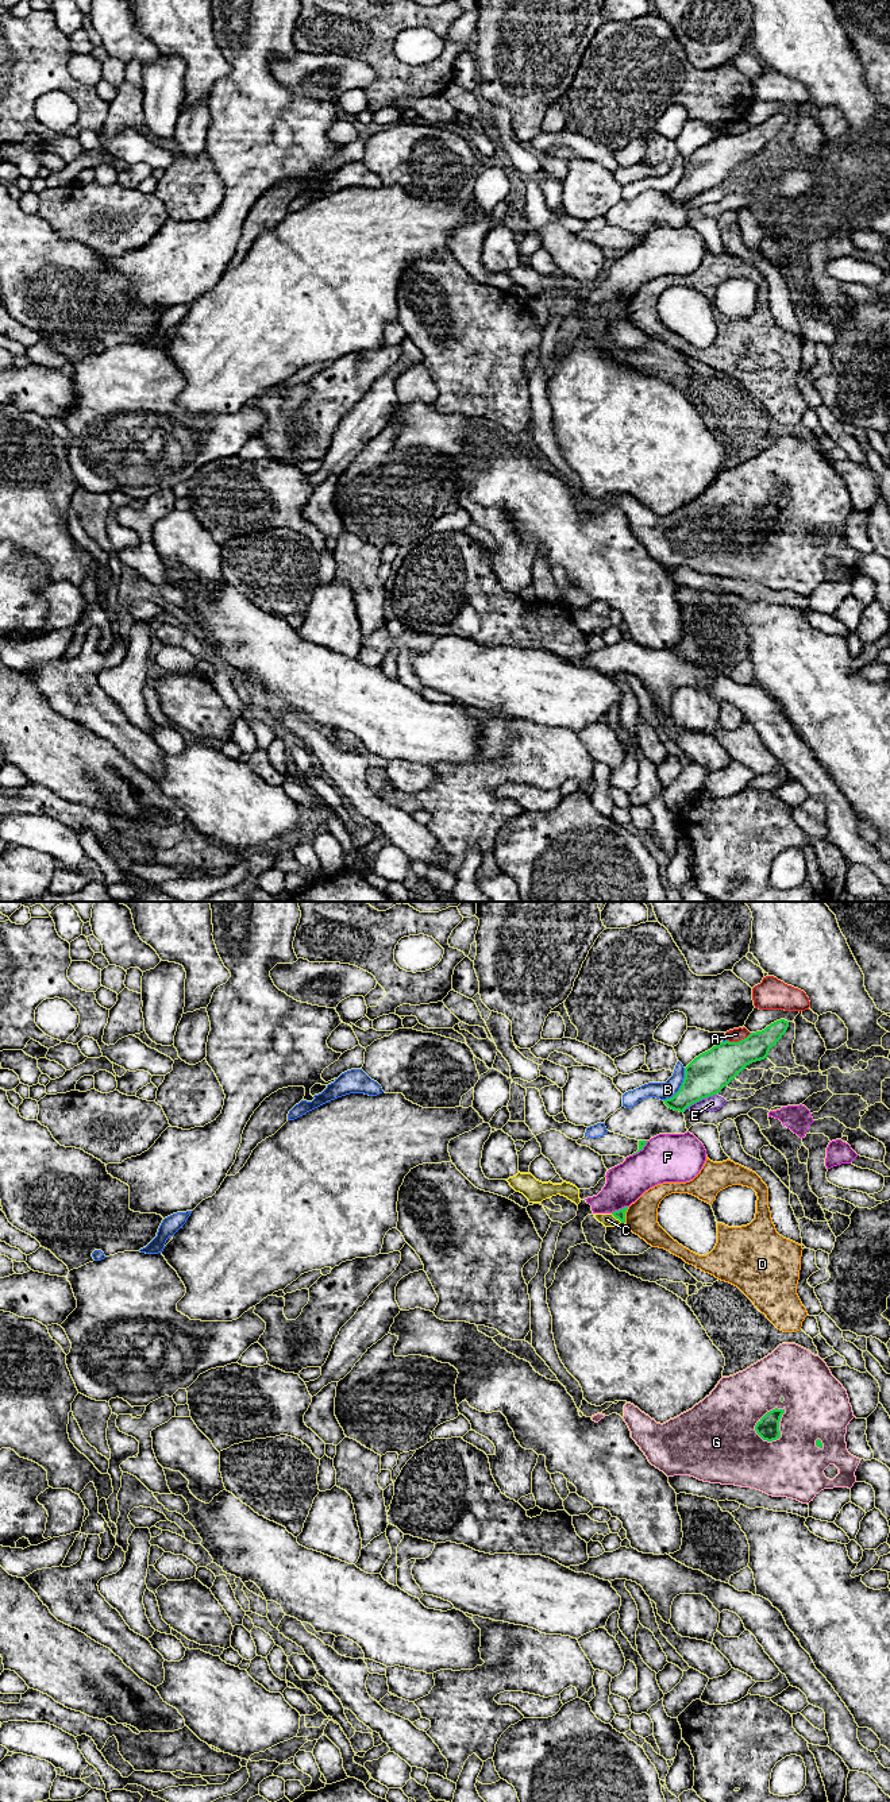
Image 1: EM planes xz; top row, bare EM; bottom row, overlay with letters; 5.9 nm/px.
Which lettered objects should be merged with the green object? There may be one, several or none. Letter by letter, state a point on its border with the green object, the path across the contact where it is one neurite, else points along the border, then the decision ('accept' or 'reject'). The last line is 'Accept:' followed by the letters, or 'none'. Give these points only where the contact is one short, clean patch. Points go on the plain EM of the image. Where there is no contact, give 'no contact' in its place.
A: xz (739, 134) | reject
B: xz (681, 180) | reject
C: xz (616, 311) | along xz (611, 307), (621, 315) | reject
D: xz (624, 308) | along xz (628, 300), (624, 315) | reject
E: xz (700, 192) | along xz (716, 186), (702, 190), (684, 203) | reject
F: xz (619, 303) | reject
G: xz (779, 524) | reject
Accept: none

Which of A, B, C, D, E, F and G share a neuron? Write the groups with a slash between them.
A / B / C / D / E / F / G

